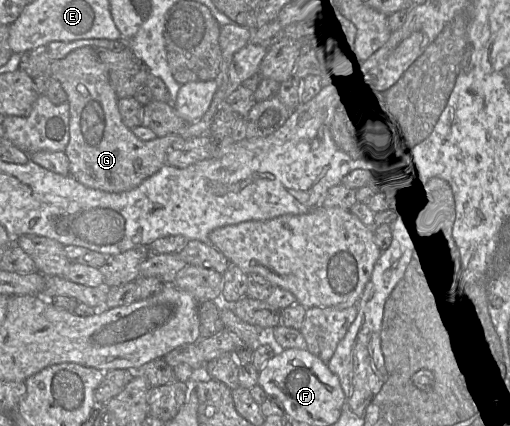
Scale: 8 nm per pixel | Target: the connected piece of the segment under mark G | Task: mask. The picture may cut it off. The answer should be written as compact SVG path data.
M78 48L66 57L52 61L49 74L61 83L70 106L70 140L64 151L69 160L69 175L86 187L120 193L136 188L166 164L167 148L181 135L174 133L150 141L142 141L134 135L121 119L118 97L110 84L106 65L97 55L97 48Z

